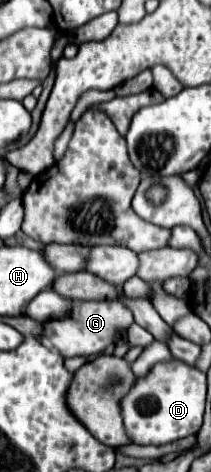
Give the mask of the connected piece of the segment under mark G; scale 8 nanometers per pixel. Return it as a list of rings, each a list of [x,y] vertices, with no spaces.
[[[118,299],[74,301],[74,311],[70,311],[70,315],[46,321],[46,331],[42,331],[42,339],[46,339],[46,343],[50,343],[50,347],[54,347],[64,357],[90,357],[102,353],[108,345],[112,345],[116,333],[120,329],[128,329],[132,323],[132,313],[122,303],[118,303]]]

